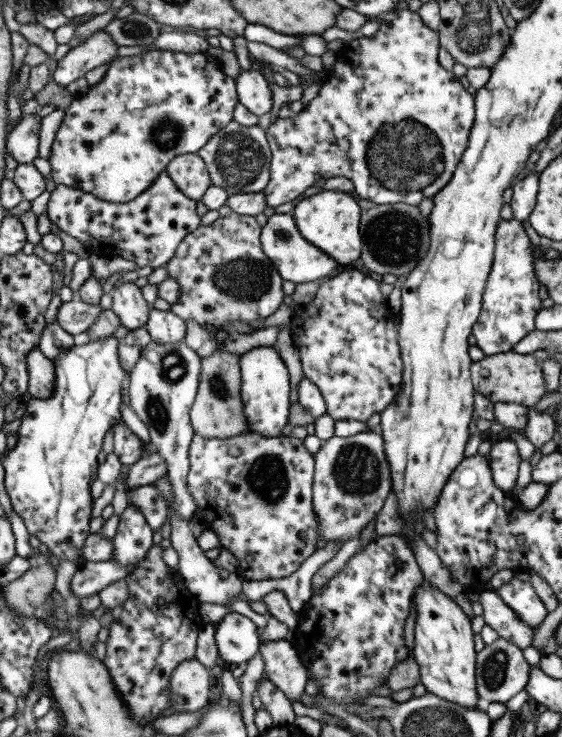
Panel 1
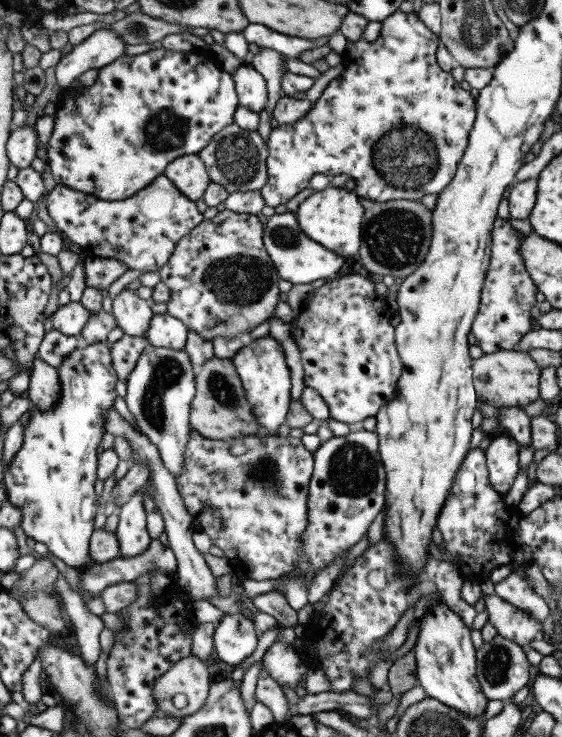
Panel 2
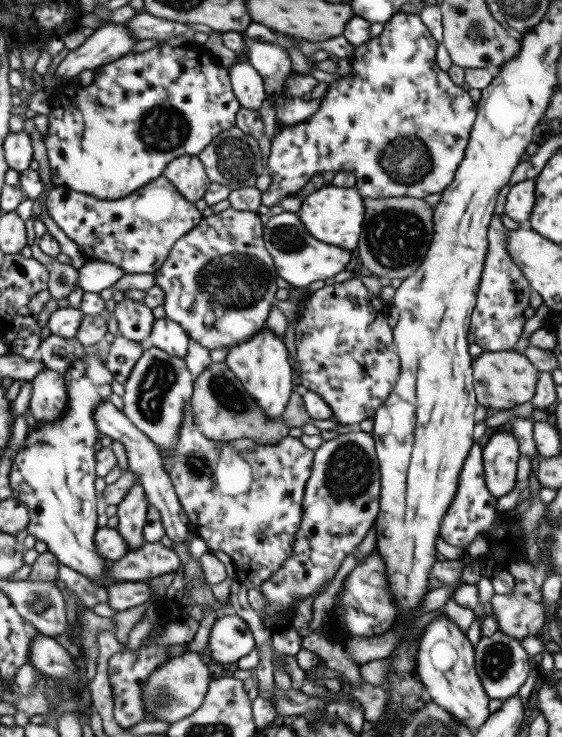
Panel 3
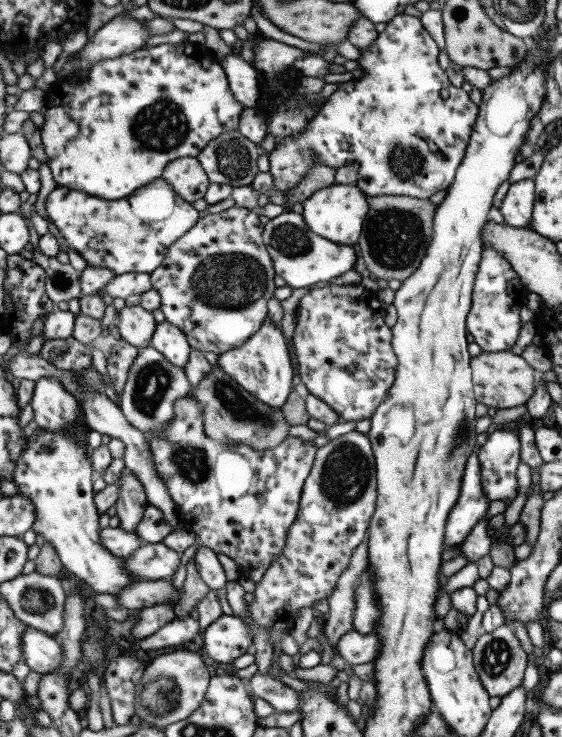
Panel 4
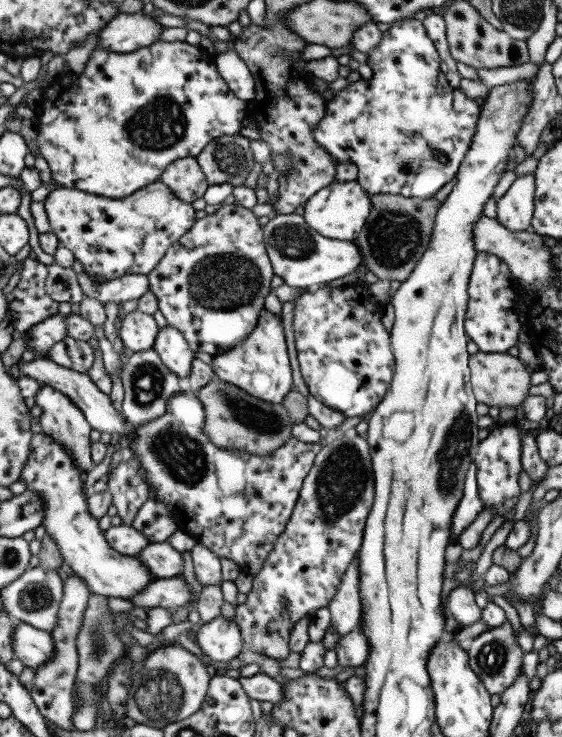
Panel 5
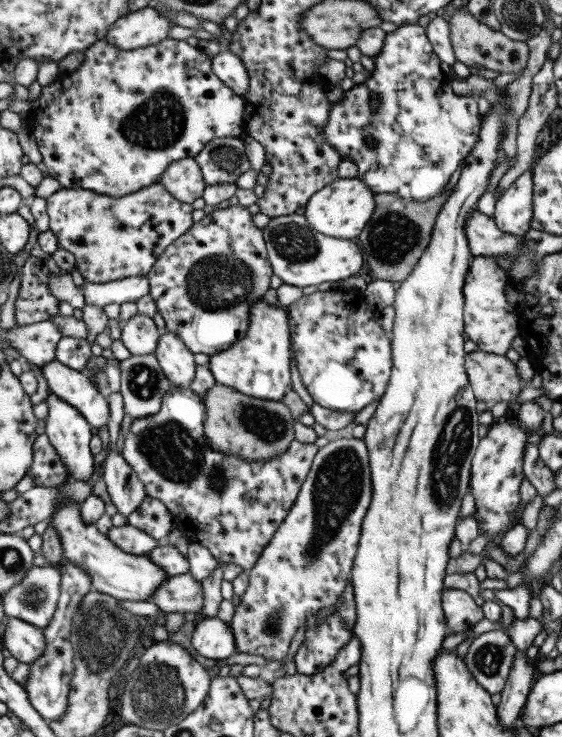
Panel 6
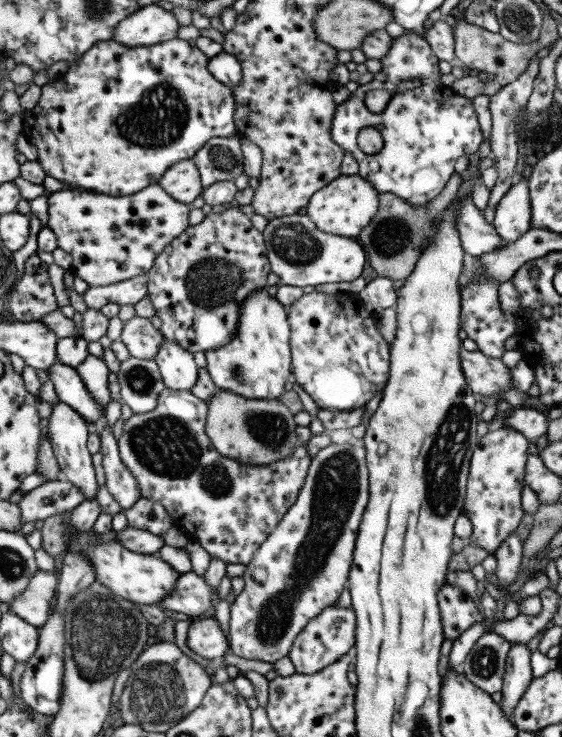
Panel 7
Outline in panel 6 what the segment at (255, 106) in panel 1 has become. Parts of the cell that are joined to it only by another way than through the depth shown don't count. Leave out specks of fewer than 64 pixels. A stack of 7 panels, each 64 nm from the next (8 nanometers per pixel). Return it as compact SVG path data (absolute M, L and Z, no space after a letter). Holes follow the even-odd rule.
M222 52L211 58L212 72L237 95L248 92L249 78L244 63L231 52Z

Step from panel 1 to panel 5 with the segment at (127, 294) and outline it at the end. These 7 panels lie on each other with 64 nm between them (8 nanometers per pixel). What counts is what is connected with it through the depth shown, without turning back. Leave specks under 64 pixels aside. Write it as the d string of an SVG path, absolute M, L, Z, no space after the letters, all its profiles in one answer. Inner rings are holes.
M136 310L128 313L121 322L118 334L125 348L134 353L153 348L159 329L152 315Z

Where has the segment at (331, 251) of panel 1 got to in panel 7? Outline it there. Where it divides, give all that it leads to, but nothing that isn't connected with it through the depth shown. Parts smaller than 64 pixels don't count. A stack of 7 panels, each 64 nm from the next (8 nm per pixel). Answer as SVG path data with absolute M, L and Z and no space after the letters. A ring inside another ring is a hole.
M341 174L309 198L305 215L314 223L316 230L356 239L376 216L379 209L378 195L376 187L368 179L359 174Z

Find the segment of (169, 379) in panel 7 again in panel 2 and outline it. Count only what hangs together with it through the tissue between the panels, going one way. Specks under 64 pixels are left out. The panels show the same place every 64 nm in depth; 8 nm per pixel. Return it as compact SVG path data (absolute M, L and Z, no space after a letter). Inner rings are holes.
M167 313L164 315L154 314L146 337L148 338L148 344L183 350L186 346L188 331L186 326L181 323L181 320Z

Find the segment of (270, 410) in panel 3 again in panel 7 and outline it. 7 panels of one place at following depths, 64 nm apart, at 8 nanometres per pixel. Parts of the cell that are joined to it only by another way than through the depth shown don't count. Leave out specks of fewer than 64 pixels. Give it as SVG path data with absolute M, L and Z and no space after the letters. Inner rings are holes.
M265 288L252 292L240 306L237 331L227 345L210 350L205 353L206 371L210 374L212 382L222 390L229 390L246 398L278 399L289 389L286 384L292 374L291 348L289 338L291 328L288 322L288 308L280 304L276 298L268 295Z

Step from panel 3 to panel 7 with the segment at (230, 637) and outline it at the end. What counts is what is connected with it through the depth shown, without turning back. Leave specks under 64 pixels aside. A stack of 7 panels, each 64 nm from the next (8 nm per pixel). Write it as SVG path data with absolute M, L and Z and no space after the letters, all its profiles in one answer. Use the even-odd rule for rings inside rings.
M213 615L190 620L186 644L188 648L204 658L220 658L229 647L229 641Z

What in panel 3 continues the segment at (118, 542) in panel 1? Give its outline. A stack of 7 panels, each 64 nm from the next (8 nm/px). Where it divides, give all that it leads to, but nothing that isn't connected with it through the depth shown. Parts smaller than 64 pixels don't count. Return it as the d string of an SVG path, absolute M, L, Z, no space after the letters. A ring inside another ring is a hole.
M136 483L130 487L122 502L117 505L118 514L116 517L119 518L119 525L116 530L129 544L129 551L135 551L145 542L142 531L144 525L148 524L148 504L143 486Z

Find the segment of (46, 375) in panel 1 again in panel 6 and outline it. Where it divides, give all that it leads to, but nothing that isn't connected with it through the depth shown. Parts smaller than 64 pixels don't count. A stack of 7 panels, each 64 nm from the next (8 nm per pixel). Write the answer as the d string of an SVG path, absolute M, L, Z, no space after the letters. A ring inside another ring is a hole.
M49 391L44 400L48 404L49 413L45 418L44 433L55 448L61 461L65 464L70 478L76 480L88 480L95 473L93 452L90 448L90 441L93 437L91 424L80 414L77 408L68 404L64 399L56 396L53 391Z

